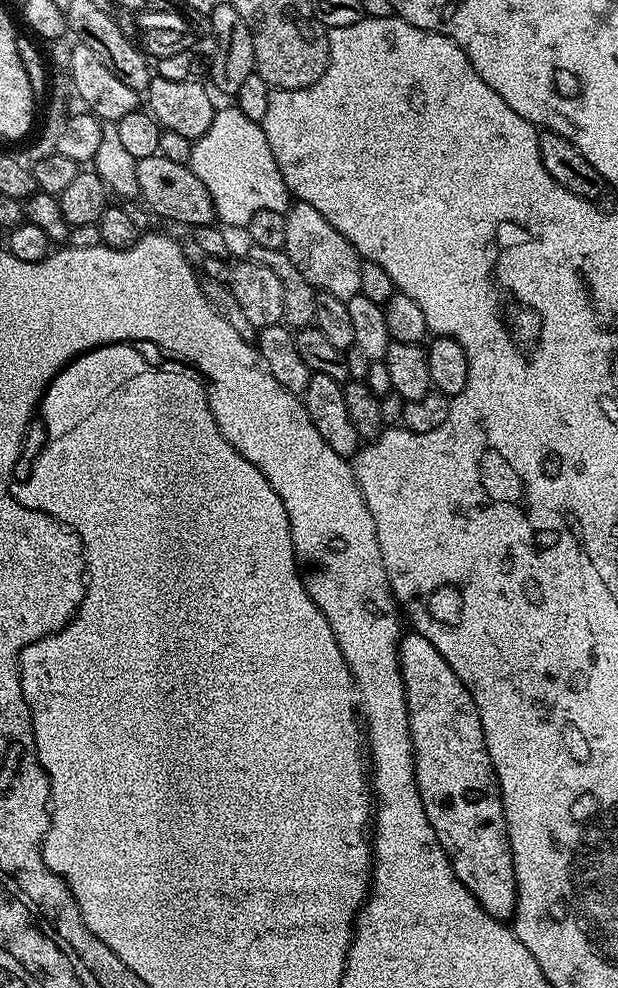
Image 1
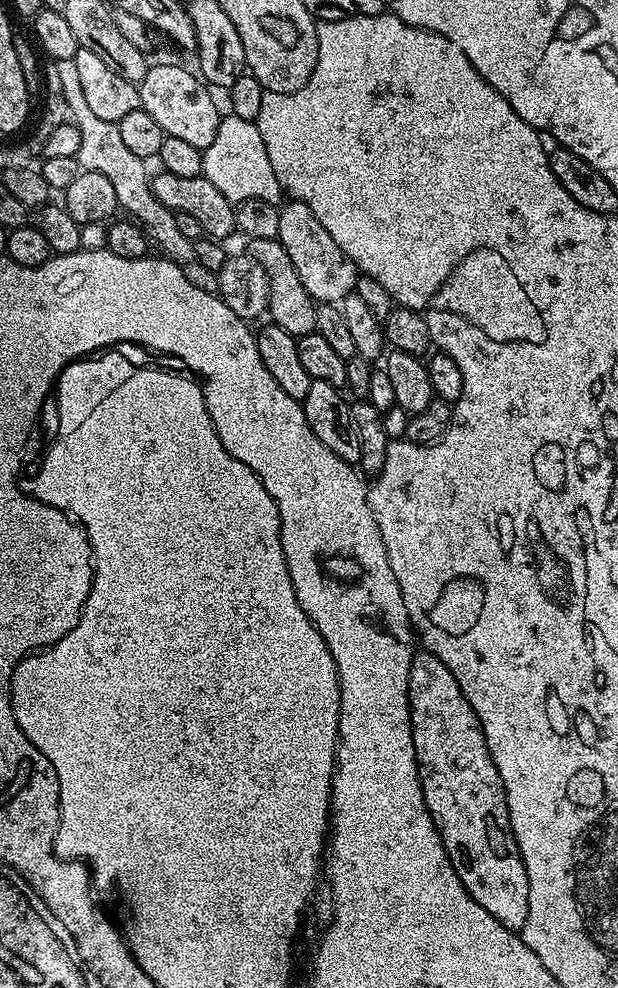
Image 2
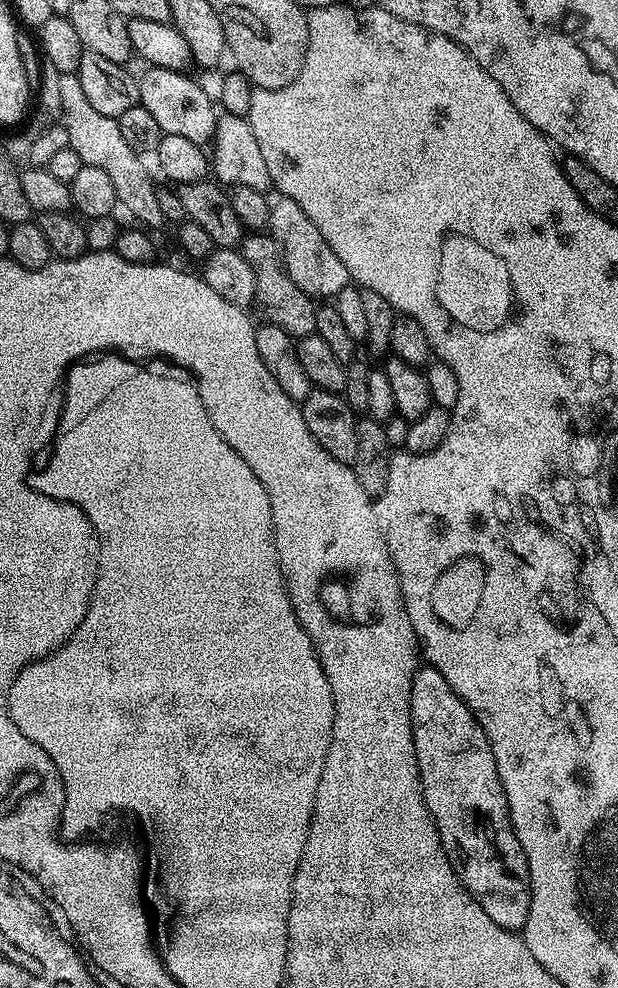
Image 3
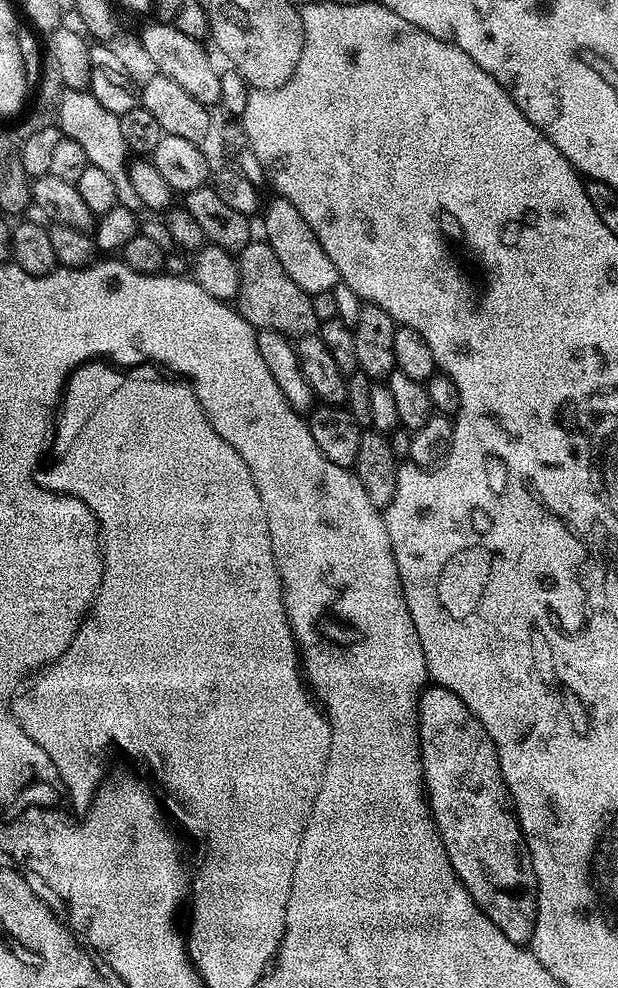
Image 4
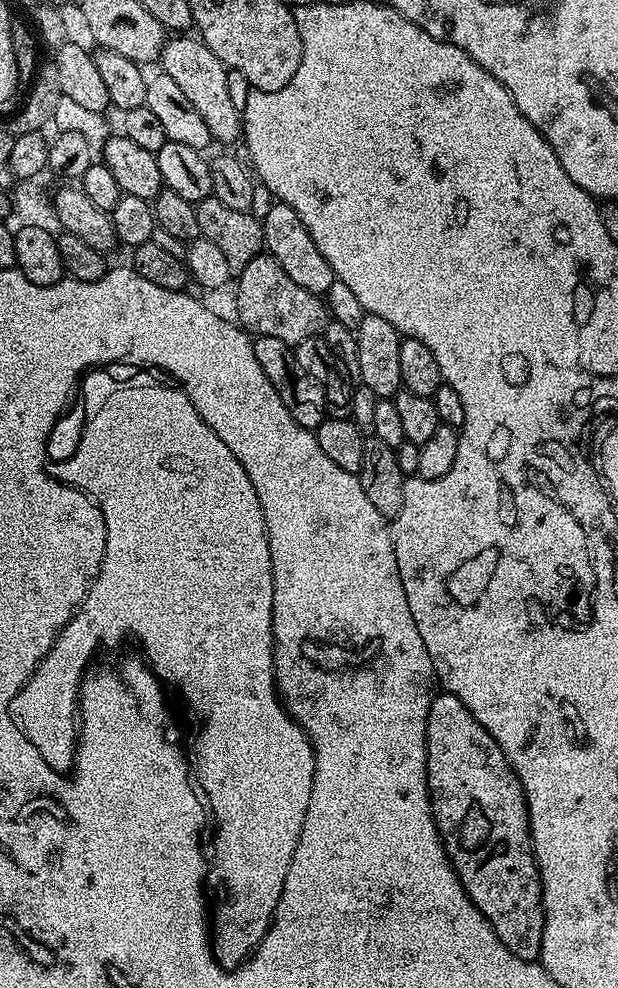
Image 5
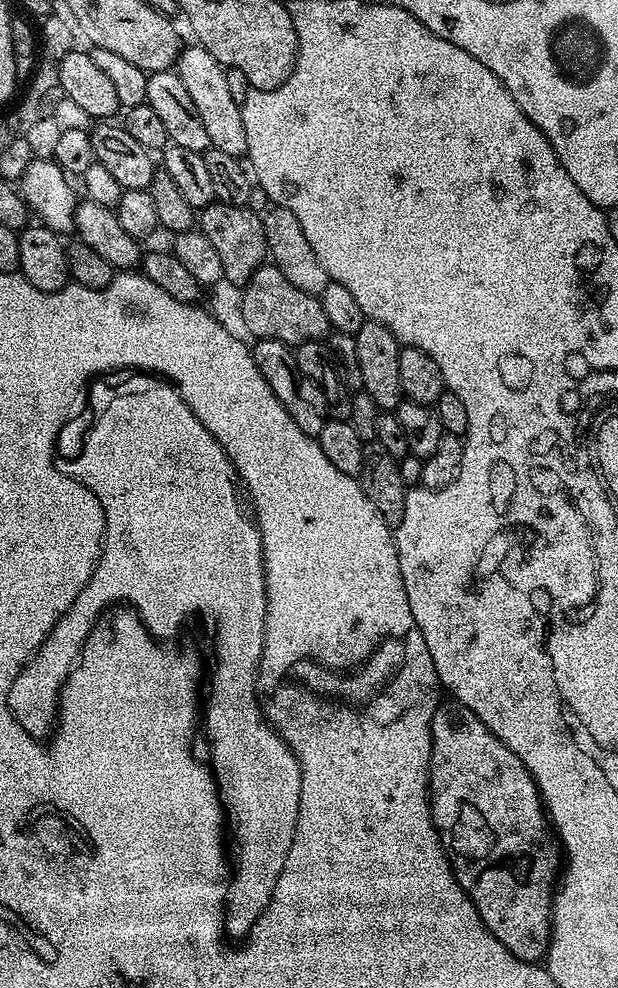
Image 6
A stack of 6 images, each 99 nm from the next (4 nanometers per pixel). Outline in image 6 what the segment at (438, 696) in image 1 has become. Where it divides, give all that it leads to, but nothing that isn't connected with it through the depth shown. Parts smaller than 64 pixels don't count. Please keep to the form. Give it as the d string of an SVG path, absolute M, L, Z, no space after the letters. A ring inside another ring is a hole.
M455 702L441 703L440 708L432 719L432 757L428 767L428 787L430 789L430 803L432 805L432 820L436 824L436 833L440 835L440 841L444 844L444 850L448 853L448 860L452 864L452 871L456 873L456 880L464 888L464 892L472 899L482 922L514 954L519 960L529 962L540 962L544 957L544 940L549 940L548 923L551 918L548 916L548 901L552 896L552 888L562 868L562 848L550 827L550 819L543 800L540 797L540 790L536 785L535 778L526 770L526 766L502 741L490 731L485 724L479 720L466 706Z

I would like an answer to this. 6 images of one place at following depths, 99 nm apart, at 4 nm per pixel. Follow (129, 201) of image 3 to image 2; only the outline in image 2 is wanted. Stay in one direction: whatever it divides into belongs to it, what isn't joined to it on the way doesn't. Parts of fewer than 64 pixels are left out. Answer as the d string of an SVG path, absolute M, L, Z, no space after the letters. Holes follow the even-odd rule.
M60 59L53 61L57 67L57 75L61 80L62 94L65 95L69 117L72 123L78 126L81 135L81 145L77 160L83 171L100 173L105 175L114 187L118 197L120 208L129 217L136 220L144 228L148 235L149 243L165 259L168 259L181 270L182 274L189 279L192 286L208 293L217 293L218 274L202 265L198 254L194 251L194 242L184 234L173 209L162 206L153 194L151 187L151 175L148 172L147 161L131 154L127 145L123 144L122 134L119 133L116 124L105 122L102 118L91 112L90 106L83 97L82 82L79 81L79 71L76 60ZM157 248L157 249L156 249Z

